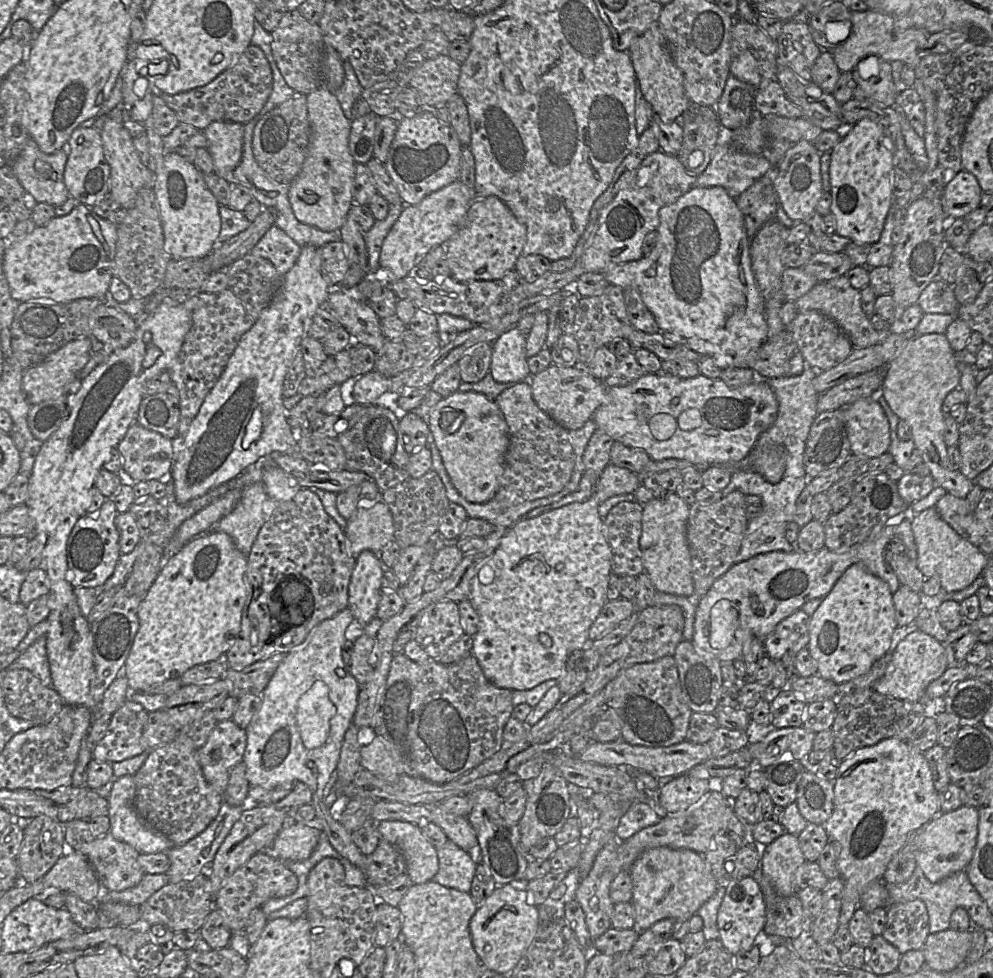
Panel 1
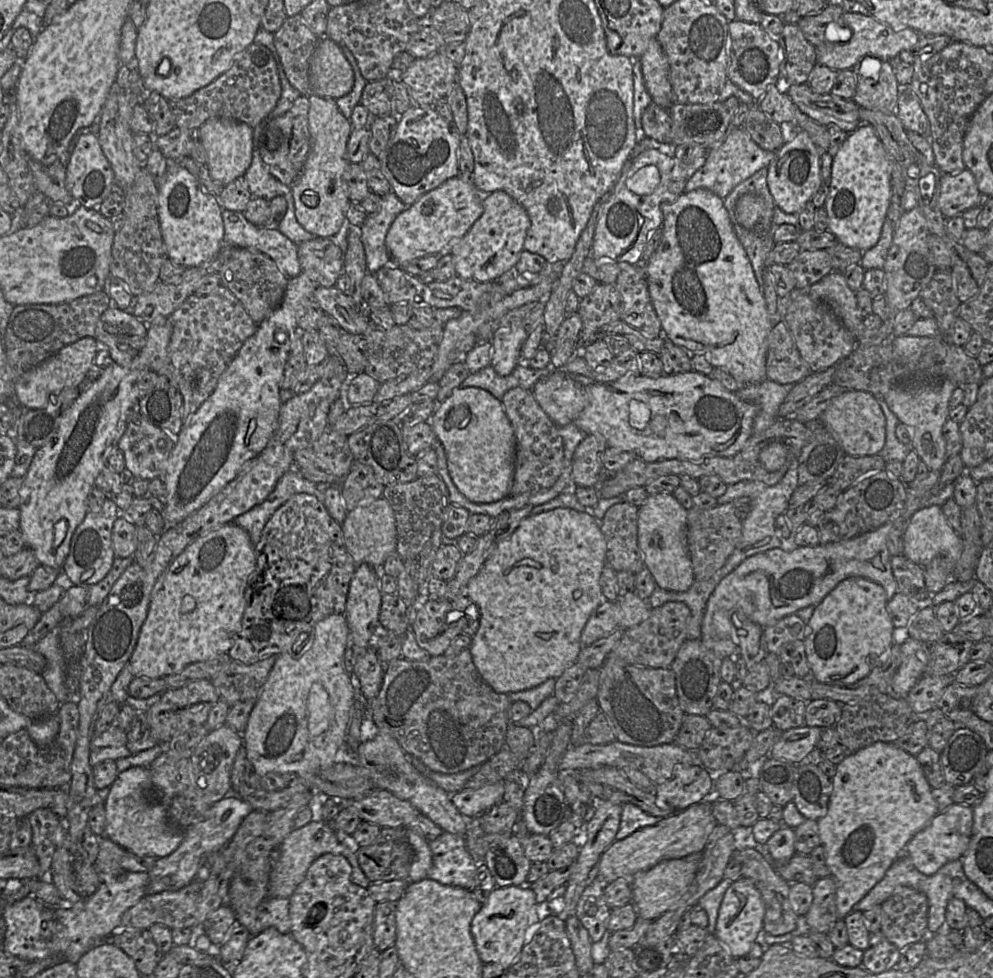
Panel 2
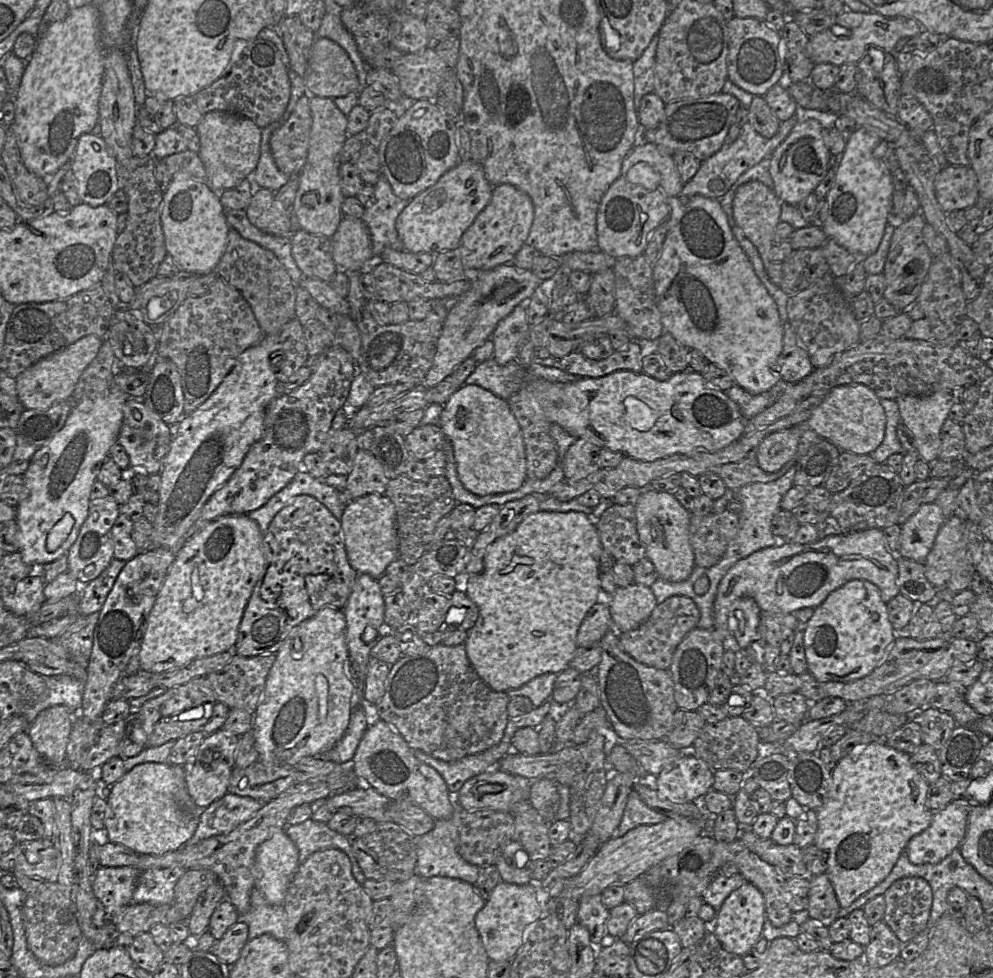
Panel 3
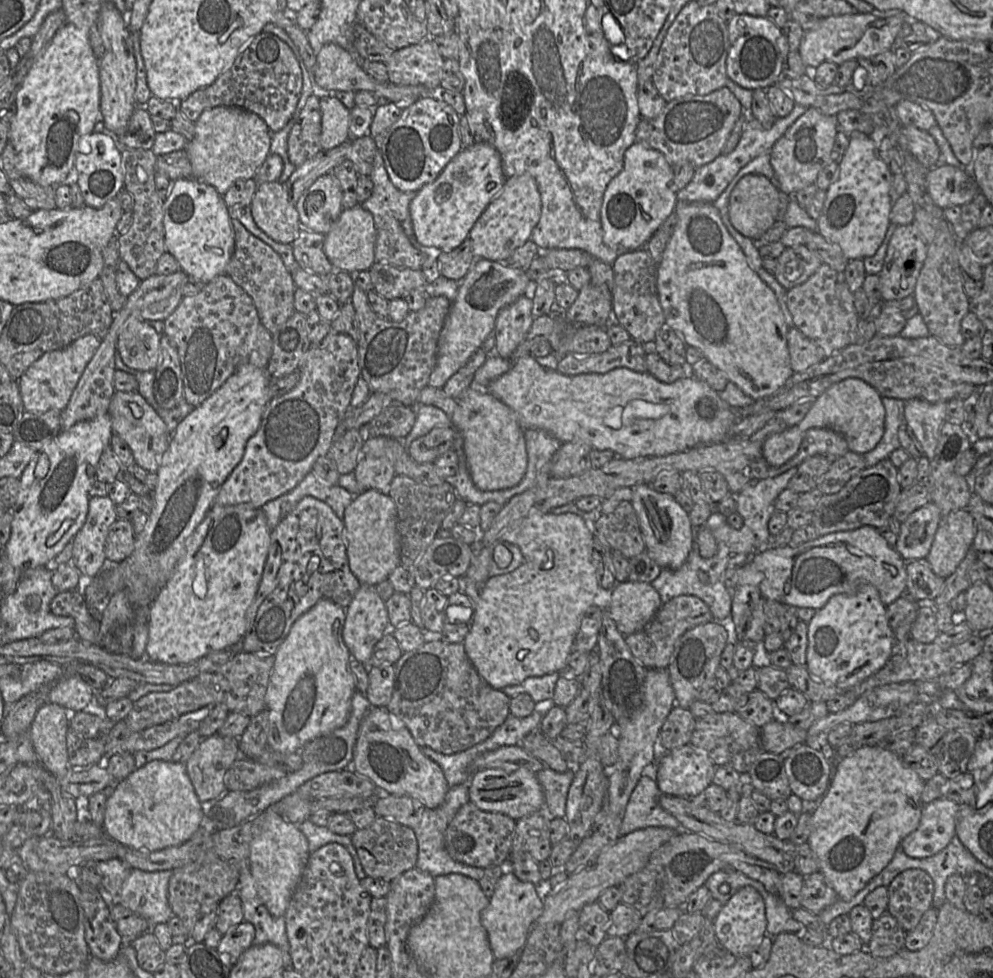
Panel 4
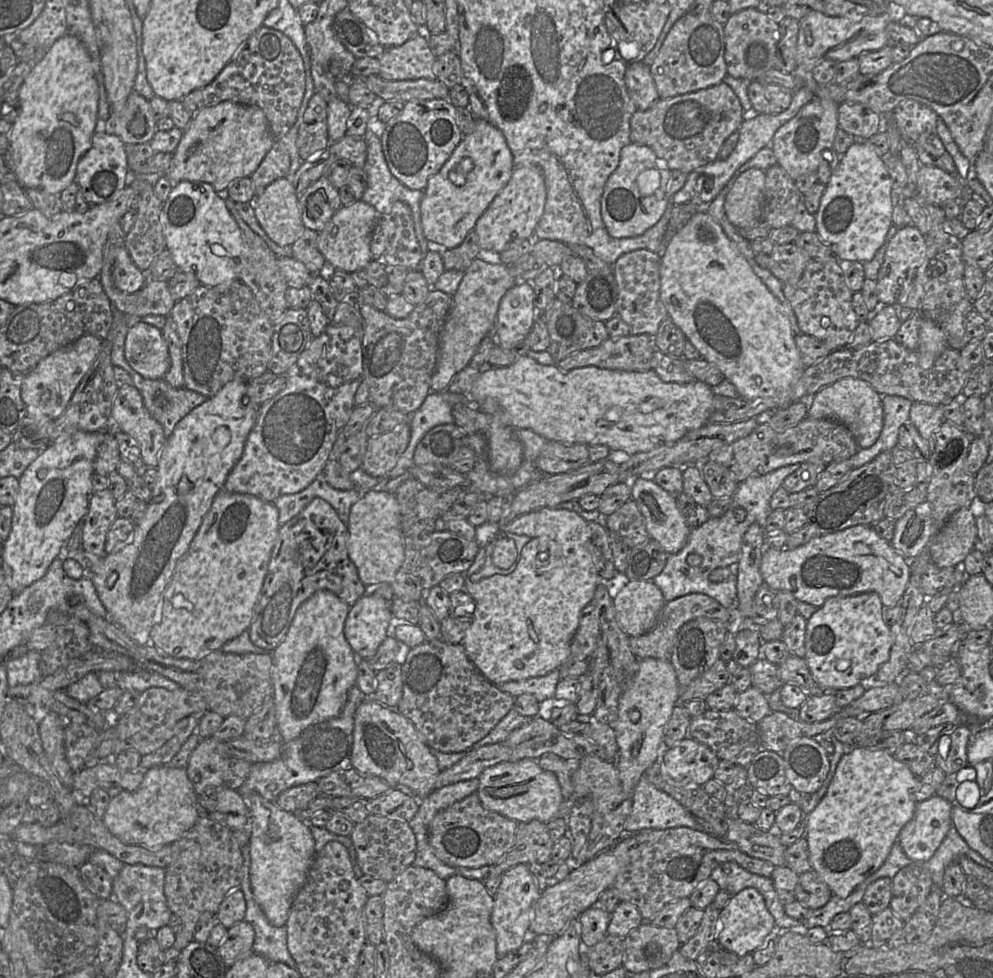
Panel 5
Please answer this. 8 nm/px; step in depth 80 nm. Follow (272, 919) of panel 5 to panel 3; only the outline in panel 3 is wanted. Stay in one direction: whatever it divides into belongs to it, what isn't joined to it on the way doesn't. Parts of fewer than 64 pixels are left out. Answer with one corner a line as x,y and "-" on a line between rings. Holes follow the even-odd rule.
285,829
275,832
257,847
254,884
268,903
284,905
286,891
299,865
298,849

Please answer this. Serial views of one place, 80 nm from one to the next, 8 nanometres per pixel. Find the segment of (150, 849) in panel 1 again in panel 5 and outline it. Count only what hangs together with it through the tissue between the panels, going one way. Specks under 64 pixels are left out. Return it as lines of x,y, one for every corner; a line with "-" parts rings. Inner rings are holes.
165,764
149,768
135,791
123,789
111,798
102,820
107,829
124,843
154,849
178,840
198,818
197,794
187,776
186,768
175,768

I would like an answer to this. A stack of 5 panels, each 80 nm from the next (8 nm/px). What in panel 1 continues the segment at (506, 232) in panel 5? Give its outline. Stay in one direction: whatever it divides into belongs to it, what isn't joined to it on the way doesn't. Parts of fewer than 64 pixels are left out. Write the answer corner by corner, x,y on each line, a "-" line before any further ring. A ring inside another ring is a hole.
497,196
474,199
463,224
445,244
445,259
451,277
460,282
497,280
515,268
526,241
526,227

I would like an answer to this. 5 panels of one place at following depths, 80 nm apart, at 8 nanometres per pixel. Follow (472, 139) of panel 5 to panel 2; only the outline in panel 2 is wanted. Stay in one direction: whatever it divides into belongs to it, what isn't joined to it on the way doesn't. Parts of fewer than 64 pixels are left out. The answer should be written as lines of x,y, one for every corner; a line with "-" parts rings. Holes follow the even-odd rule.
459,175
423,194
416,202
407,206
389,228
385,245
392,263
403,267
415,259
449,251
453,242
463,237
482,215
482,200
483,195
475,185

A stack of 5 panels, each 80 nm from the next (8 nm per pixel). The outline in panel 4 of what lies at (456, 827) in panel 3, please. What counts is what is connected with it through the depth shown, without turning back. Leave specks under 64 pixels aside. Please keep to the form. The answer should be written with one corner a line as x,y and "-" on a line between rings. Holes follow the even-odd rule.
463,783
449,787
444,802
434,809
426,808
419,826
414,829
418,842
418,858
416,868
429,873
433,877
446,874
463,874
479,881
484,875
484,868
469,866
454,860
448,853
445,845
447,827
457,811
469,801
469,785

